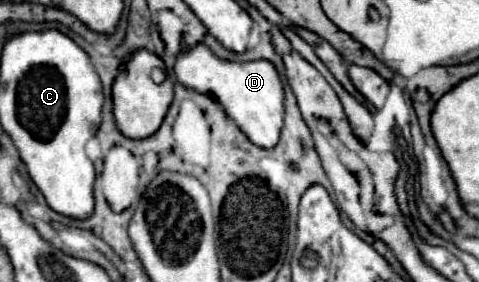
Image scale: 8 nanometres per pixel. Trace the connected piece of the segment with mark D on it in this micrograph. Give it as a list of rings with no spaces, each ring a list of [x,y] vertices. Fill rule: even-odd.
[[[195,46],[179,54],[175,76],[185,88],[213,96],[255,146],[273,148],[279,142],[279,132],[283,128],[283,84],[271,62],[223,62],[215,58],[207,46]]]

